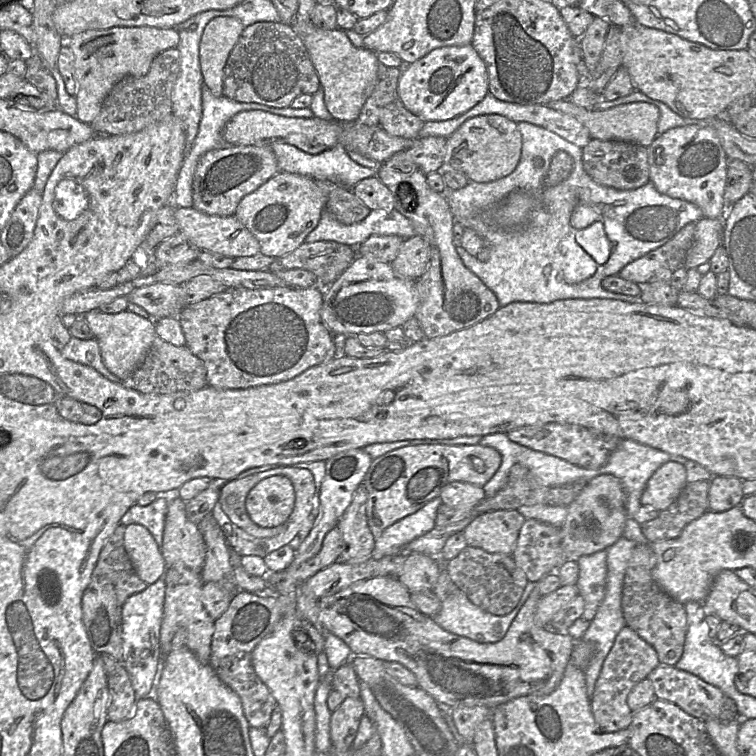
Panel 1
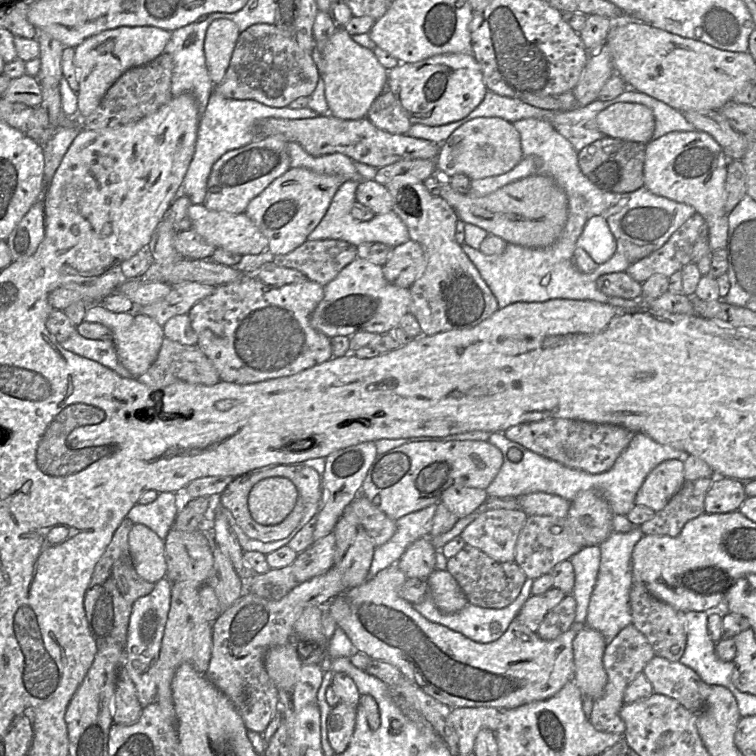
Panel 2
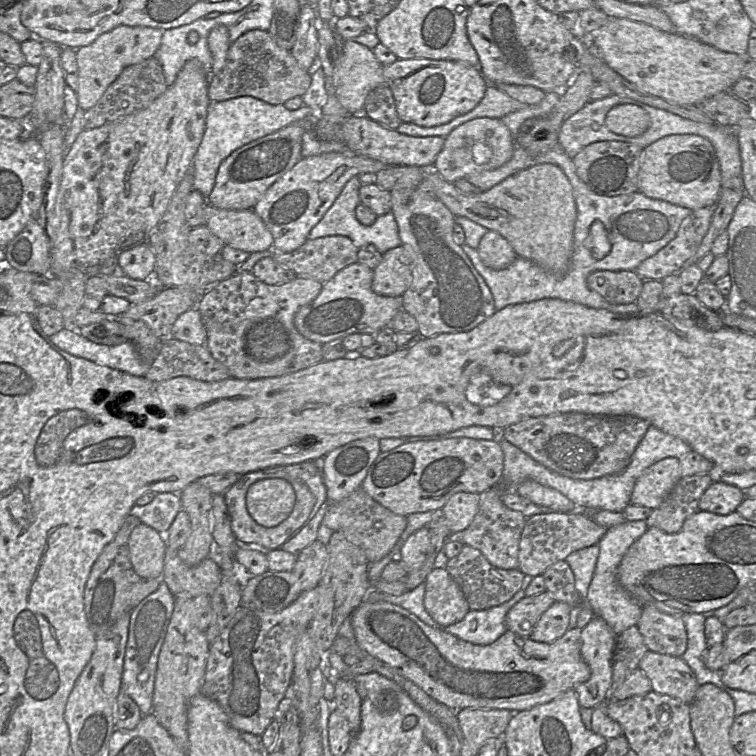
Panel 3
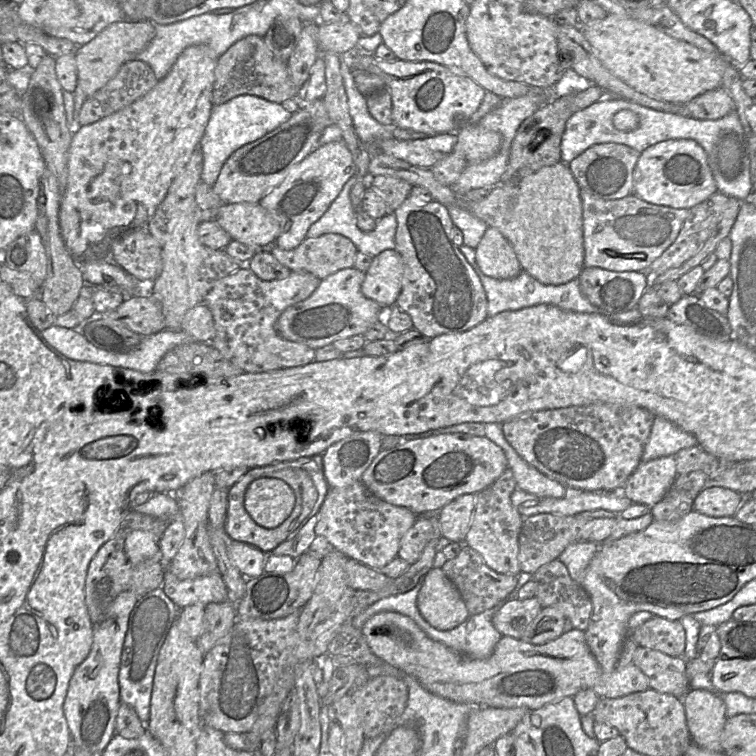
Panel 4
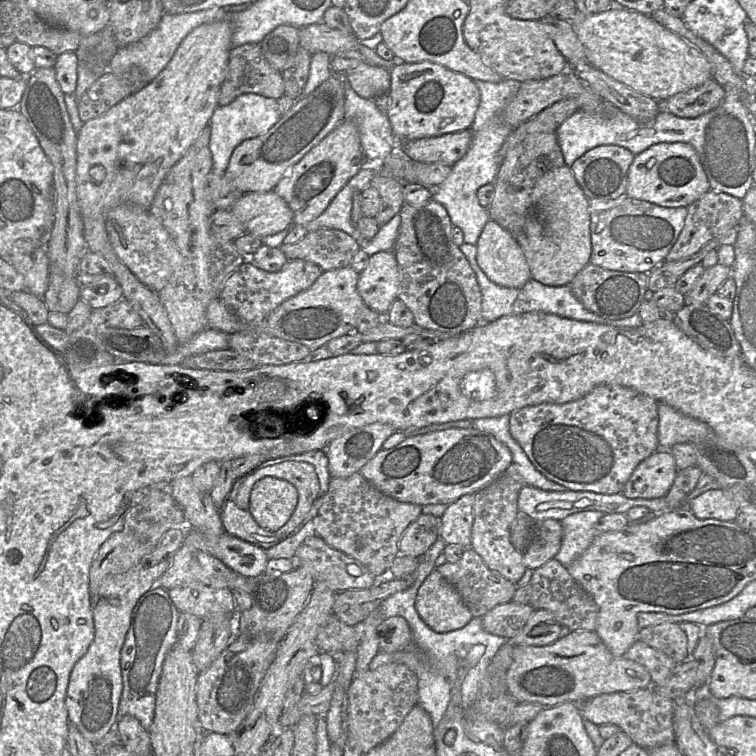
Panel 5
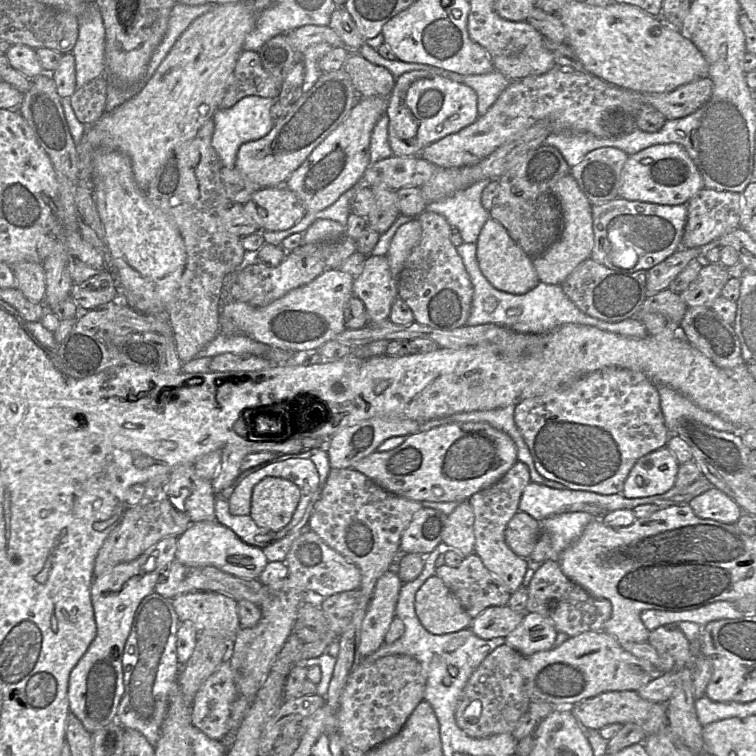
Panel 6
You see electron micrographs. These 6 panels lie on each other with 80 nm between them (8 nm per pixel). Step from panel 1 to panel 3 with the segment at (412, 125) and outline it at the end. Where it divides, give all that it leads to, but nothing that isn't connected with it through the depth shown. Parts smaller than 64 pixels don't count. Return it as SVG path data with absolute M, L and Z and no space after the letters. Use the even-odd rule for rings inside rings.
M387 85L379 86L368 94L364 111L369 119L391 130L396 130L402 123L396 111L392 91Z

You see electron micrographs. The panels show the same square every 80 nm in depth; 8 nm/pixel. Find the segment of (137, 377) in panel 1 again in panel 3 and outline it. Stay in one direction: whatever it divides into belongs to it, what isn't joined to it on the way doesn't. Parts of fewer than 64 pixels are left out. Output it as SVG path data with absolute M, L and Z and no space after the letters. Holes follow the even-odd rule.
M172 338L162 343L159 354L144 377L152 381L165 381L177 376L216 382L231 377L231 374L205 345Z

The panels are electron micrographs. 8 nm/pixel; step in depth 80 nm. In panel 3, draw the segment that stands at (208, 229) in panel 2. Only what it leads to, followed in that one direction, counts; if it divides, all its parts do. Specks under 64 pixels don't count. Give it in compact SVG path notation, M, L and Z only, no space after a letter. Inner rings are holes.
M205 205L205 225L227 246L248 253L271 250L273 236L252 210L219 209Z

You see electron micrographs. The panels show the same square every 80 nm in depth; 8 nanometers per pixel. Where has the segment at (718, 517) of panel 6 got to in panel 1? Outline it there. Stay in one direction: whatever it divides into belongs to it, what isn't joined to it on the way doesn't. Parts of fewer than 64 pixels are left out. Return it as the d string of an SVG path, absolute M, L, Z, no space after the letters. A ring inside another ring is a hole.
M713 476L708 491L708 510L724 512L741 504L743 481L737 477Z

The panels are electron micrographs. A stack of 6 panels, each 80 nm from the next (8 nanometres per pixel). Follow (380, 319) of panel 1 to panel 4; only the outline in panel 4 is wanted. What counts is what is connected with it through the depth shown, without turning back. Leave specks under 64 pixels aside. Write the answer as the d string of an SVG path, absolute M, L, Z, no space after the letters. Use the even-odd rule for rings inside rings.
M351 267L322 279L307 299L283 311L276 323L278 333L289 341L303 343L313 349L353 335L363 335L373 323L385 318L386 314L381 305L362 293L364 278L364 272Z

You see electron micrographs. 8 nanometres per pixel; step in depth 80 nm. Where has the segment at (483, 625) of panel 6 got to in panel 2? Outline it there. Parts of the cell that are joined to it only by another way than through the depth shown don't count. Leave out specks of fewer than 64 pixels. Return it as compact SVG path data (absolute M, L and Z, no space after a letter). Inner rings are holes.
M555 587L540 595L531 595L516 616L523 625L536 633L548 611L562 601L565 596L563 591Z

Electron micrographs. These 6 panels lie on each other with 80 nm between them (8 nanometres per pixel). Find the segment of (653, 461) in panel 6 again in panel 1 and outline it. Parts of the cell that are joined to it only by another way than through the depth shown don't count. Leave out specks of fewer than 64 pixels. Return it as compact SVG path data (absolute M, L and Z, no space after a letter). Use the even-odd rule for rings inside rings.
M674 461L667 462L648 480L640 503L658 512L663 511L678 498L687 483L685 466Z

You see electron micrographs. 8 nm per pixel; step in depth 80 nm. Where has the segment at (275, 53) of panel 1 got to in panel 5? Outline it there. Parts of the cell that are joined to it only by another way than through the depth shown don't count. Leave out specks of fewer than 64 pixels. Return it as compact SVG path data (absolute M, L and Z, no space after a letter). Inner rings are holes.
M247 43L230 50L227 75L220 88L218 106L226 106L246 93L254 93L275 100L284 95L282 73L265 59L260 44Z

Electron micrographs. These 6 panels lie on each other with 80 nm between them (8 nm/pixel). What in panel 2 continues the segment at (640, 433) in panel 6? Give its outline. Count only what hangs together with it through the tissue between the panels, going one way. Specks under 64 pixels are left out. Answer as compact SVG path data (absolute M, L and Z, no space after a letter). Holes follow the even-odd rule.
M562 418L518 424L503 433L509 440L517 442L539 455L567 467L592 474L603 473L611 469L636 434L619 425Z

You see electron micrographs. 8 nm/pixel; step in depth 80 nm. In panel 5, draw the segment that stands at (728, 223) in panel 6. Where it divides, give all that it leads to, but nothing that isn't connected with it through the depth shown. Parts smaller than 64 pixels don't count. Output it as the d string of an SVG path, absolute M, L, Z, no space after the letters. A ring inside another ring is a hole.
M708 191L687 207L683 229L667 254L665 261L670 262L687 258L716 237L734 235L742 217L742 200L726 193Z

